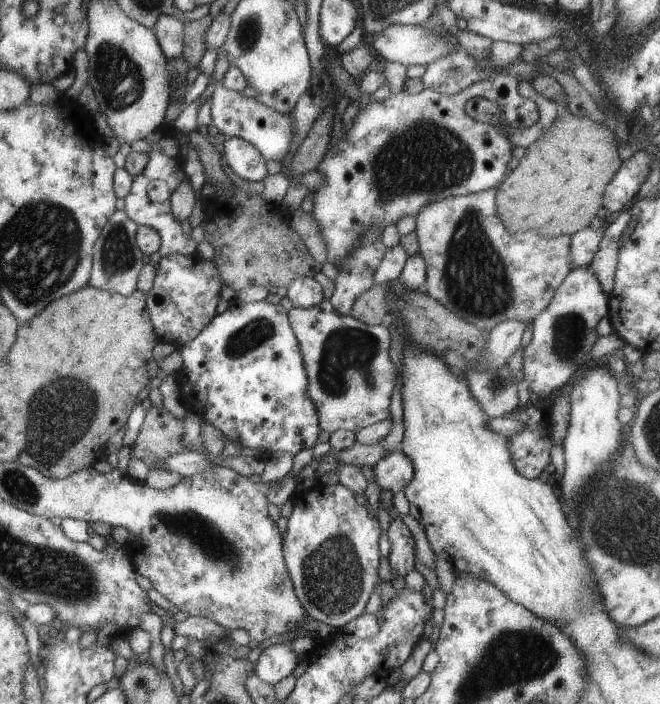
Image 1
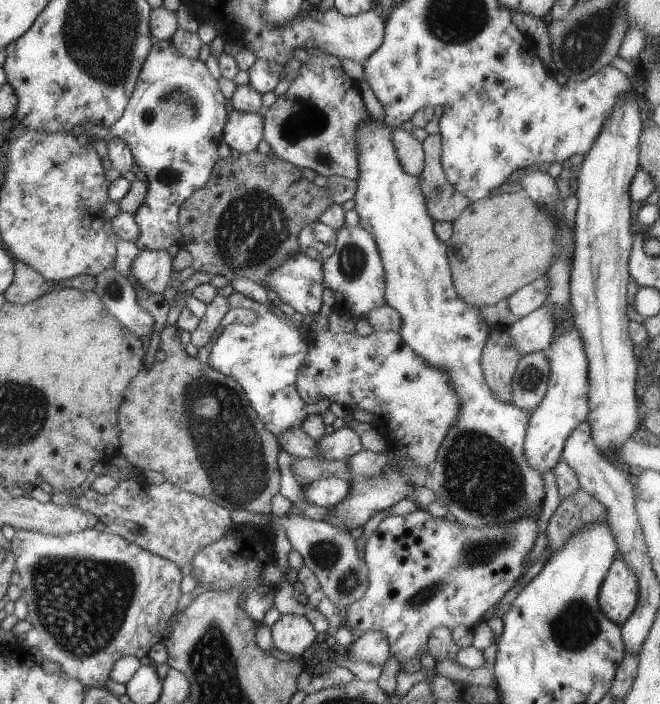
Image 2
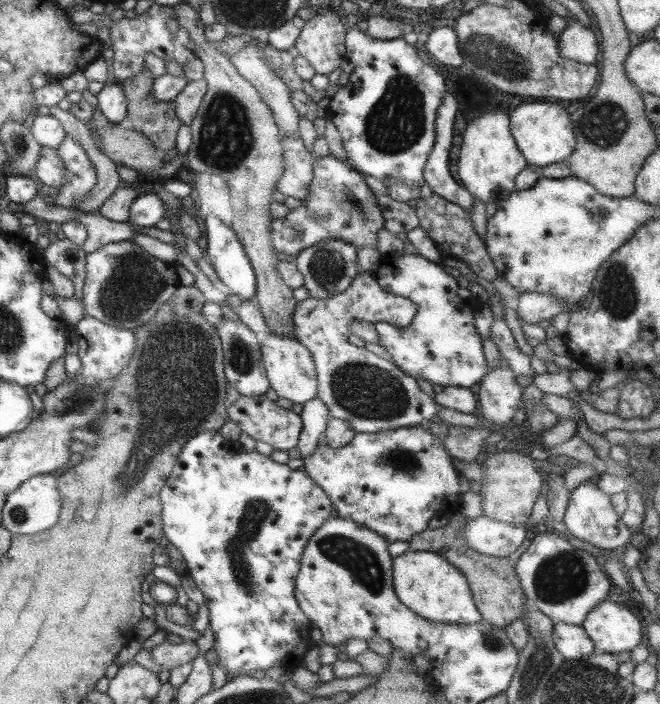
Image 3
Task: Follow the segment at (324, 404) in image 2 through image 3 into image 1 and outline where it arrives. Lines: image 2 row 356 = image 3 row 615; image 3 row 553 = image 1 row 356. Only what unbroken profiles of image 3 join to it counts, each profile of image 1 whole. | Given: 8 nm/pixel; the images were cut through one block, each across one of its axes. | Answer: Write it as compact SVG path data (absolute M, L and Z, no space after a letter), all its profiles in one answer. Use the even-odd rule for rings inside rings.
M232 298L228 301L228 308L224 312L215 314L207 323L207 326L204 326L203 330L200 330L199 334L191 339L191 342L182 345L175 346L179 348L177 352L179 352L182 360L182 367L175 375L181 400L184 401L187 408L198 413L204 422L209 422L211 426L215 426L223 434L223 437L227 437L231 442L237 442L243 448L251 448L253 452L258 452L259 457L262 457L262 459L268 458L272 452L287 452L287 454L293 456L299 450L309 448L309 446L313 447L316 444L317 434L320 431L317 411L313 401L307 396L307 375L305 374L305 368L303 368L299 343L293 330L291 330L288 312L279 303L271 304L265 299L246 303Z

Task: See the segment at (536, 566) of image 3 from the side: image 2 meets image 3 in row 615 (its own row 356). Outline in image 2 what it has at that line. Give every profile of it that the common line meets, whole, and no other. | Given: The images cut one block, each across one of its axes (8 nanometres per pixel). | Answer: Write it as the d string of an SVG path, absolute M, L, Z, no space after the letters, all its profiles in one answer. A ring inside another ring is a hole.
M575 325L553 338L544 350L549 364L549 380L543 400L528 413L528 423L523 441L523 456L529 468L543 474L559 462L564 442L575 426L585 422L589 414L587 406L587 356Z

